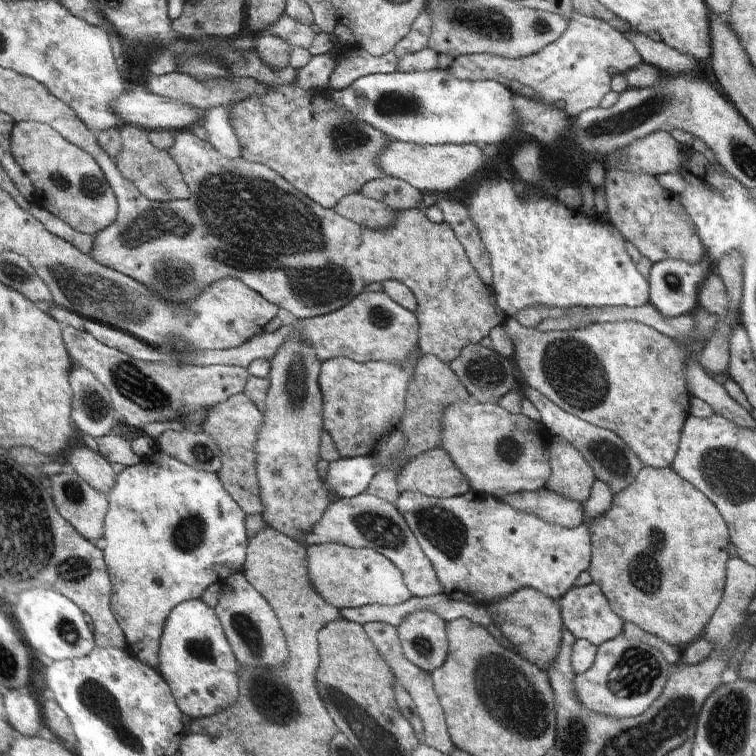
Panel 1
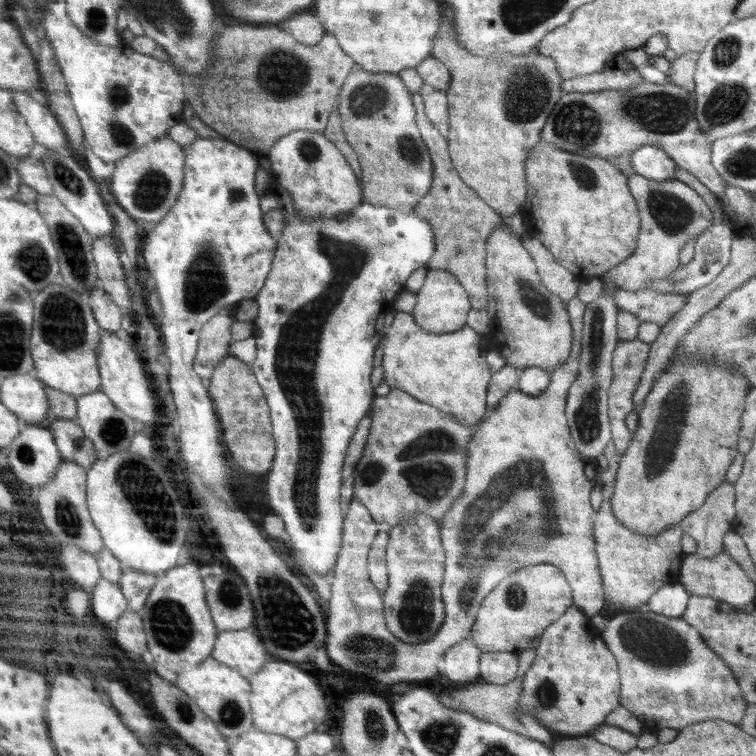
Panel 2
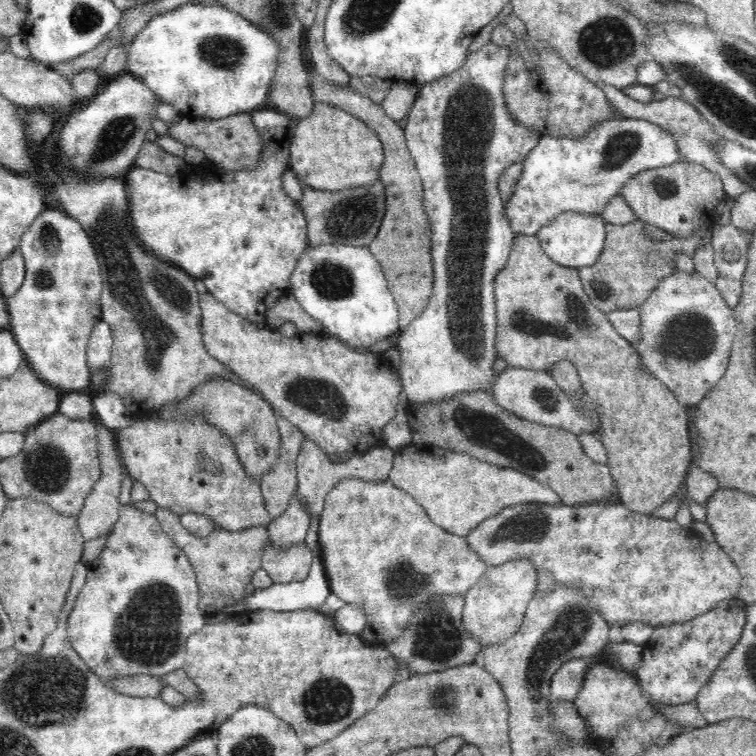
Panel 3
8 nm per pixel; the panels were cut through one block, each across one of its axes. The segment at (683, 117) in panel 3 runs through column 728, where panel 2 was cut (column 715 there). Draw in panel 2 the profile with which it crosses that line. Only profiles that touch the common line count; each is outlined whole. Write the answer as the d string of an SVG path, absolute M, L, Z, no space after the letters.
M644 81L625 91L608 89L587 93L563 93L546 120L541 132L541 140L551 142L558 148L578 156L586 158L594 156L609 160L619 156L625 157L641 146L656 146L666 152L678 167L694 175L712 194L715 194L722 206L725 182L711 163L713 141L698 127L695 102L694 91L688 92L685 88L669 81L663 84Z

